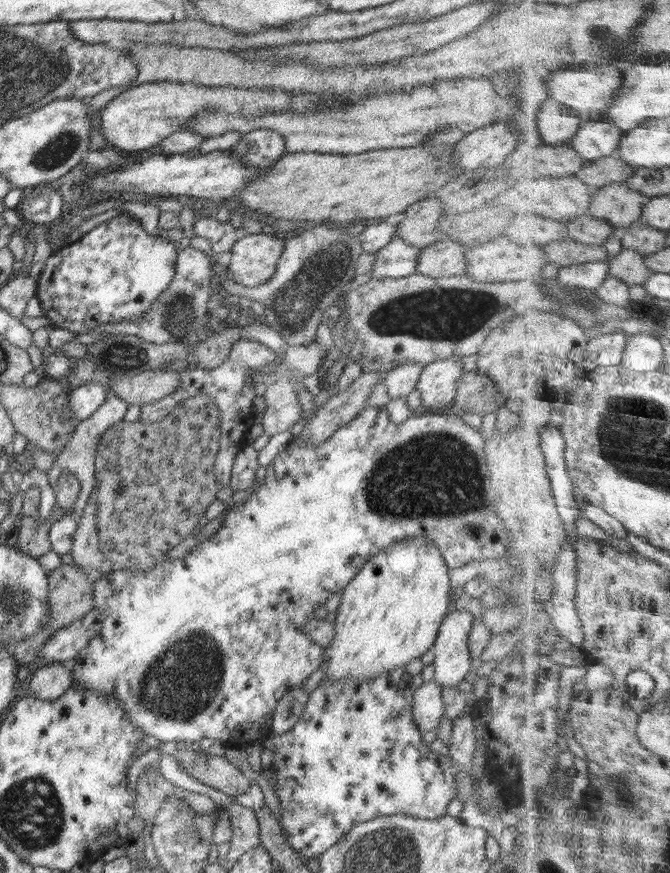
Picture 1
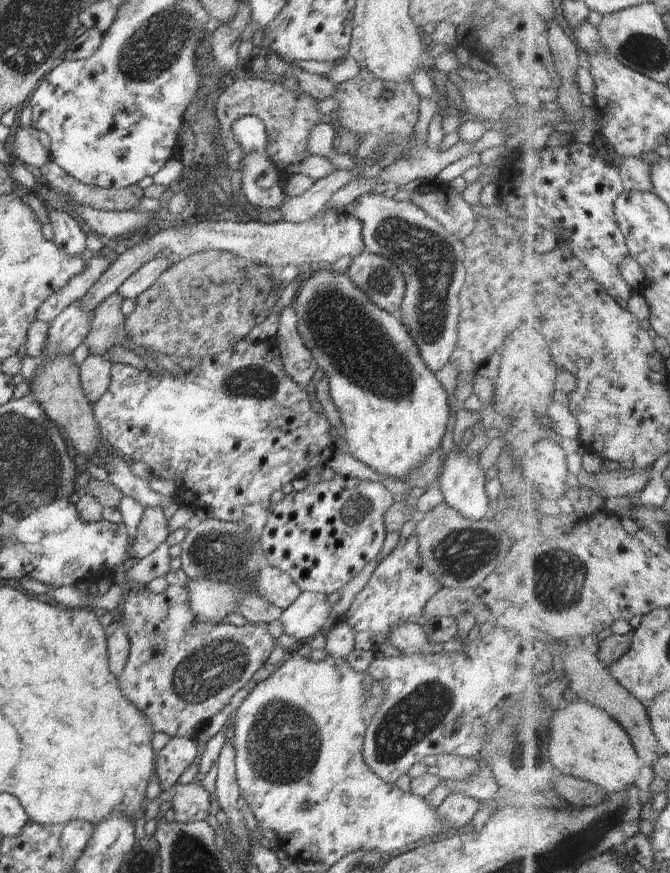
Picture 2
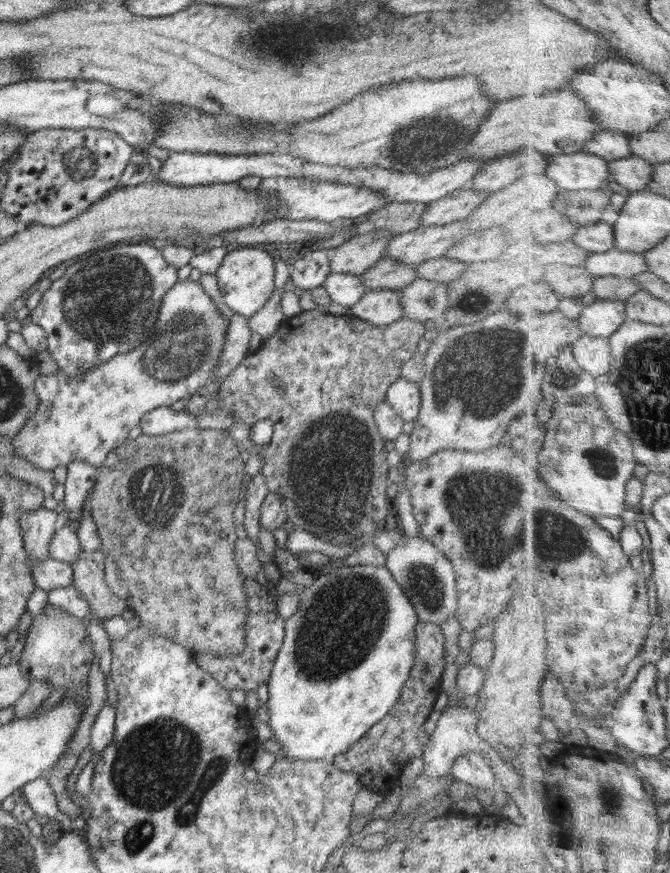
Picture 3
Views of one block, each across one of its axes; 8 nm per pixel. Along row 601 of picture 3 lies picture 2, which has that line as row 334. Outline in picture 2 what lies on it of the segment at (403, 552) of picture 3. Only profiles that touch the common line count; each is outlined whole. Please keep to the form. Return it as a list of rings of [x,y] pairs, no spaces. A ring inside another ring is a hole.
[[[364,193],[349,212],[362,222],[365,252],[392,260],[405,280],[400,322],[418,346],[426,366],[435,373],[450,362],[458,342],[459,294],[465,281],[465,246],[442,224],[411,202],[398,202],[390,193]]]

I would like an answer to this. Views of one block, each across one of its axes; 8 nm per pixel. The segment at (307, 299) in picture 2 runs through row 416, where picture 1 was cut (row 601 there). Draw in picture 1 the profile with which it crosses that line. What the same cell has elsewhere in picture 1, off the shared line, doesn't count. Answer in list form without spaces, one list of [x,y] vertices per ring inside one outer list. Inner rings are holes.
[[[410,537],[400,542],[392,542],[386,550],[380,550],[374,558],[370,558],[366,565],[356,574],[356,577],[342,591],[340,605],[336,610],[336,619],[334,621],[334,638],[331,646],[324,648],[323,659],[321,662],[322,670],[325,672],[324,678],[330,678],[334,682],[362,682],[362,680],[372,680],[378,678],[379,674],[389,673],[393,668],[405,667],[410,660],[420,658],[433,644],[439,632],[440,624],[442,624],[448,613],[448,605],[450,604],[450,569],[442,560],[442,554],[438,547],[434,546],[434,542],[430,542],[428,537]]]

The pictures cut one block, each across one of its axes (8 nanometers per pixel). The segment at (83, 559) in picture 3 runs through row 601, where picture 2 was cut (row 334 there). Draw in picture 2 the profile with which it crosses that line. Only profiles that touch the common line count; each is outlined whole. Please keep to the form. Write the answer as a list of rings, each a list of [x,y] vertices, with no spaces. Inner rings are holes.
[[[114,292],[93,310],[90,332],[84,338],[89,354],[102,356],[108,361],[108,350],[112,346],[126,345],[124,332],[126,316],[120,311],[122,300],[124,298],[118,292]]]

